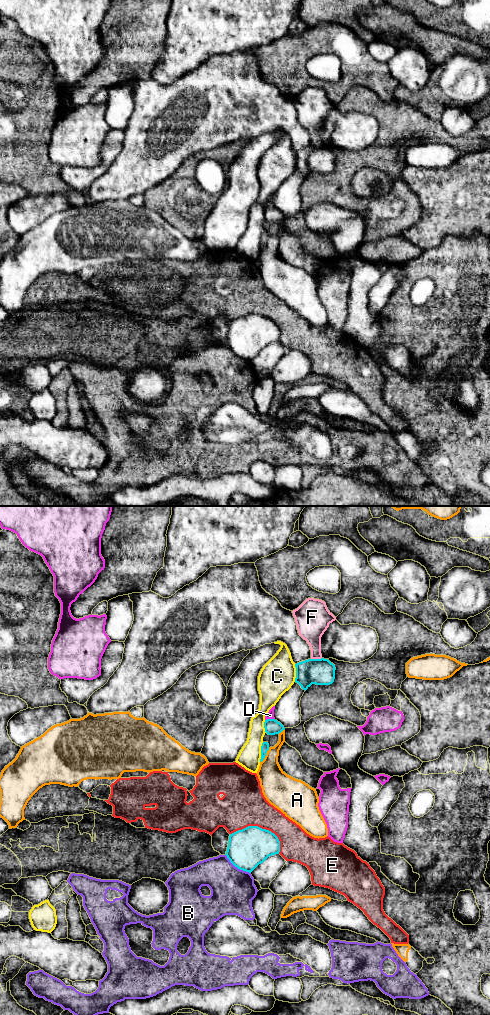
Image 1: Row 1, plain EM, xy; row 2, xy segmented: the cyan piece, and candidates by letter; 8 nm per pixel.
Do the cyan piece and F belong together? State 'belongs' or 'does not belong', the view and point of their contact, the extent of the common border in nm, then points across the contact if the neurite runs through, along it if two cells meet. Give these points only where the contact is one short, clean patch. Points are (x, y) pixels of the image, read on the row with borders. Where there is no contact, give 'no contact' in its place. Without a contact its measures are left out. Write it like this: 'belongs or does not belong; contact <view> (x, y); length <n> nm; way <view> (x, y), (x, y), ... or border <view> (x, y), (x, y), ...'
does not belong; contact xy (316, 659); length 90 nm; border xy (321, 657), (311, 659)

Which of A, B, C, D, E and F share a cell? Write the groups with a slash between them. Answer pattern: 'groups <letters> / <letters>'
groups A F / B / C / D / E

